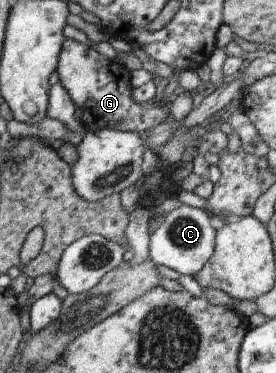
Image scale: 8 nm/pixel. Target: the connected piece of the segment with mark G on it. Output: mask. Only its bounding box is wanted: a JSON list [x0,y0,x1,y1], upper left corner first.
[56,39,170,131]

